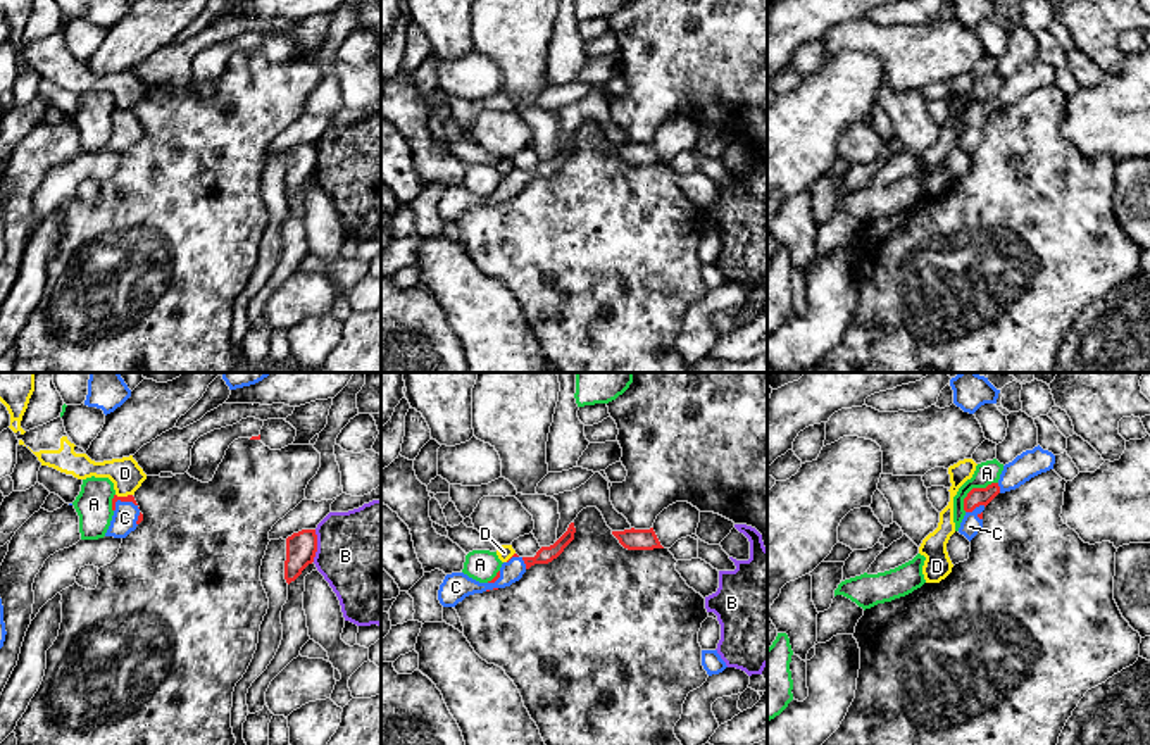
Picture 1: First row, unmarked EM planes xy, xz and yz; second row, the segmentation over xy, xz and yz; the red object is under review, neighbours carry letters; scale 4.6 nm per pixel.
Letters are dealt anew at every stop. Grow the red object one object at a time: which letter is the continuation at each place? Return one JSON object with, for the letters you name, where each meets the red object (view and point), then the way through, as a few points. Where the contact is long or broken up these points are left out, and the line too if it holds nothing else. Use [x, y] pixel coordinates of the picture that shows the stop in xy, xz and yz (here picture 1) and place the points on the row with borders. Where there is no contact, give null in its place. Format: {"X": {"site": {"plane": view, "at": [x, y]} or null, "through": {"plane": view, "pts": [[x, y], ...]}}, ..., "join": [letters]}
{"C": {"site": {"plane": "yz", "at": [974, 507]}, "through": {"plane": "yz", "pts": [[976, 497], [974, 507], [969, 526]]}}, "join": ["C"]}

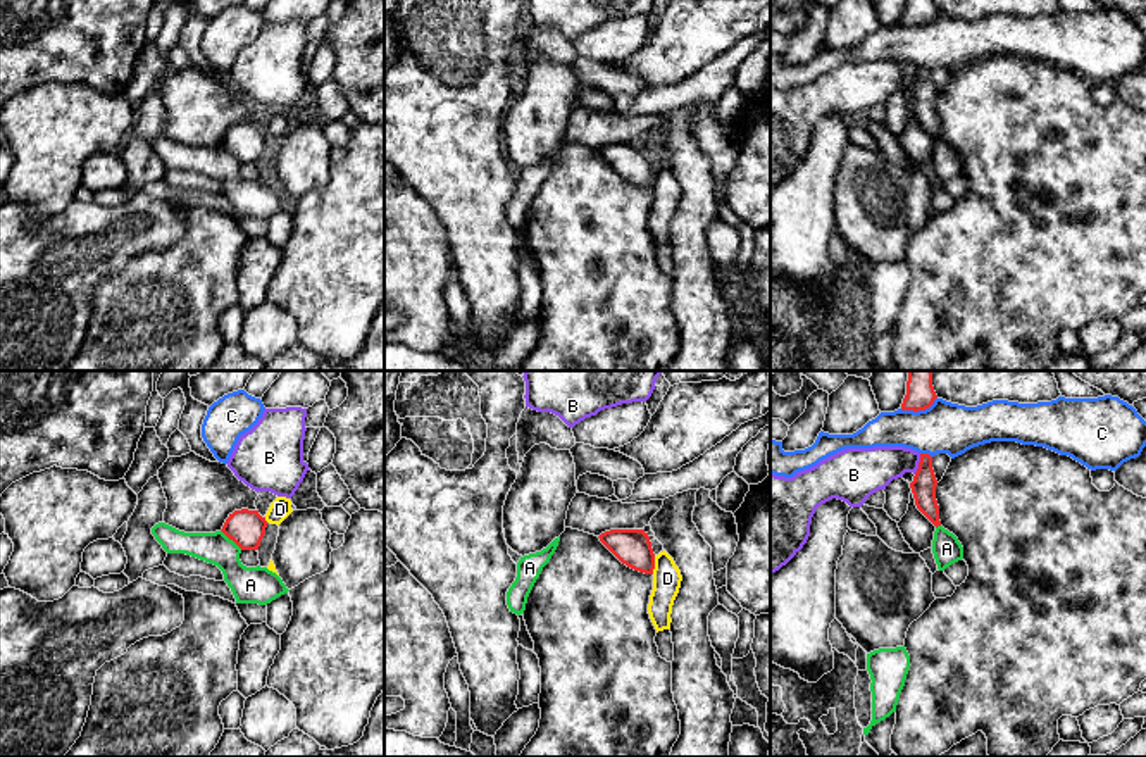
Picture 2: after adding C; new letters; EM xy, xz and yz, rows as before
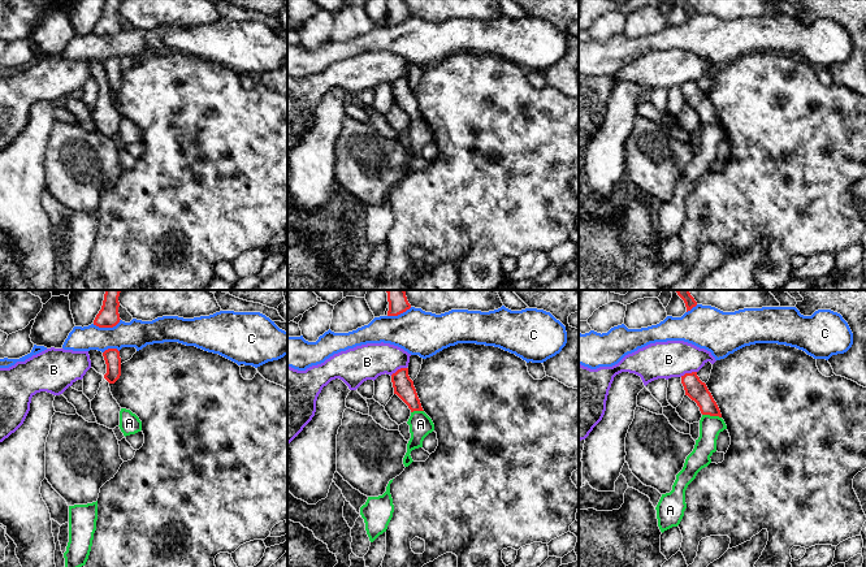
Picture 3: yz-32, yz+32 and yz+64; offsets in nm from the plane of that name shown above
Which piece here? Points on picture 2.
{"join": []}

